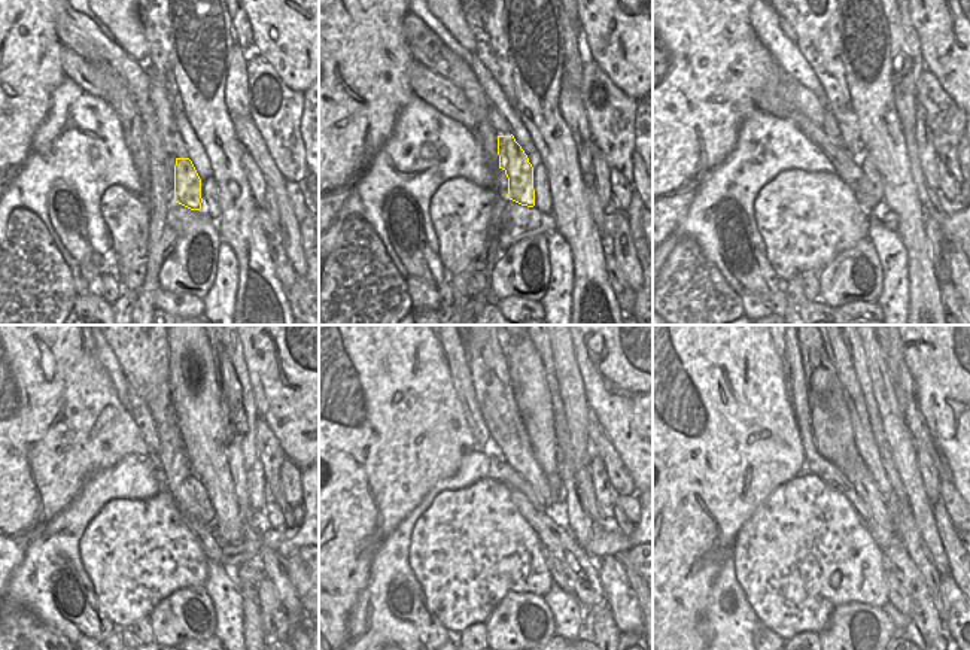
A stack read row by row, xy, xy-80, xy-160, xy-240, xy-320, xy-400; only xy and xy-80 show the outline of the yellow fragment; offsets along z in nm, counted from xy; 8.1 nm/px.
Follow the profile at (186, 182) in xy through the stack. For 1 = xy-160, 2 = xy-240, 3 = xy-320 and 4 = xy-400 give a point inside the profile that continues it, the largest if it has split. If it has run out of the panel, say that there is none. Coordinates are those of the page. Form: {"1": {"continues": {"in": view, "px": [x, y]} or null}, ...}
{"1": {"continues": {"in": "xy-160", "px": [830, 125]}}, "2": {"continues": {"in": "xy-240", "px": [137, 407]}}, "3": {"continues": {"in": "xy-320", "px": [461, 376]}}, "4": {"continues": {"in": "xy-400", "px": [785, 365]}}}

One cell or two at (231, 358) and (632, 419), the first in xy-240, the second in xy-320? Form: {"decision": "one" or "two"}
{"decision": "two"}

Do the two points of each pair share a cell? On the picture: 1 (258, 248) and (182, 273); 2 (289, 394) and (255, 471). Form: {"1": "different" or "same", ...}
{"1": "different", "2": "different"}

